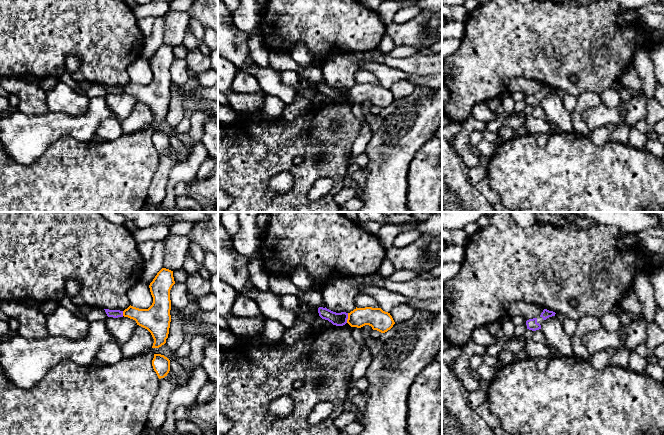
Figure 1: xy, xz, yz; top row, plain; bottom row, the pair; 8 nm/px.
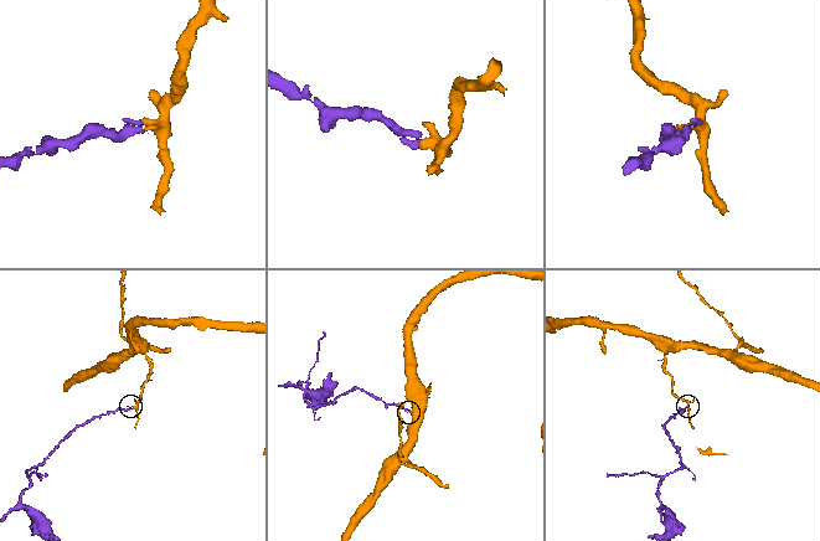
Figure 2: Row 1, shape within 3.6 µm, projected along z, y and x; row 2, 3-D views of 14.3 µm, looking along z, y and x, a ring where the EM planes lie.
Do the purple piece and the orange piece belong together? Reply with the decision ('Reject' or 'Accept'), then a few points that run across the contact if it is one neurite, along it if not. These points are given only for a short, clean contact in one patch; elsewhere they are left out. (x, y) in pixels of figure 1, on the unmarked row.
Reject. Line: xz (348, 89), (346, 98)

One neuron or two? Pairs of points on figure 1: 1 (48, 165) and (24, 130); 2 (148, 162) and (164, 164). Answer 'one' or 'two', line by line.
1: two
2: two

